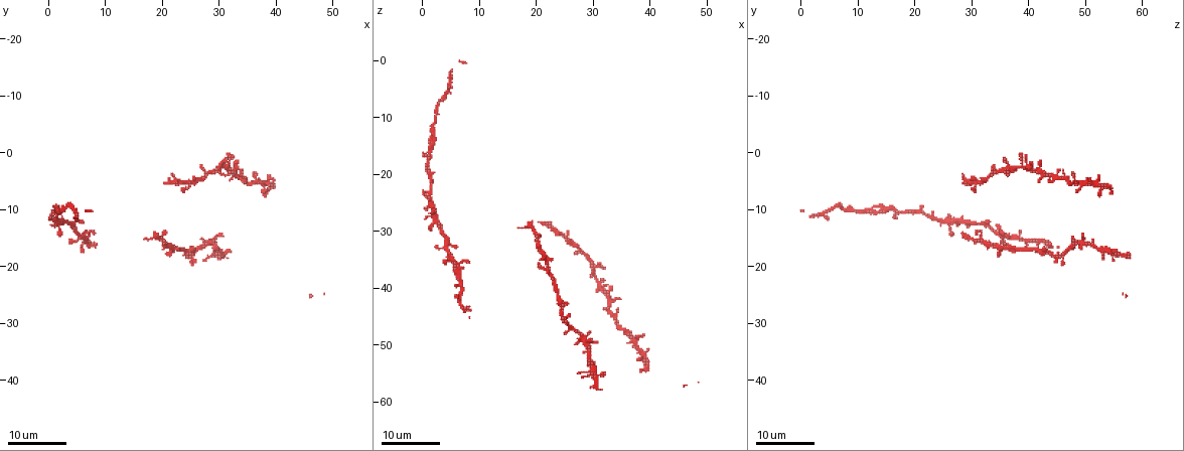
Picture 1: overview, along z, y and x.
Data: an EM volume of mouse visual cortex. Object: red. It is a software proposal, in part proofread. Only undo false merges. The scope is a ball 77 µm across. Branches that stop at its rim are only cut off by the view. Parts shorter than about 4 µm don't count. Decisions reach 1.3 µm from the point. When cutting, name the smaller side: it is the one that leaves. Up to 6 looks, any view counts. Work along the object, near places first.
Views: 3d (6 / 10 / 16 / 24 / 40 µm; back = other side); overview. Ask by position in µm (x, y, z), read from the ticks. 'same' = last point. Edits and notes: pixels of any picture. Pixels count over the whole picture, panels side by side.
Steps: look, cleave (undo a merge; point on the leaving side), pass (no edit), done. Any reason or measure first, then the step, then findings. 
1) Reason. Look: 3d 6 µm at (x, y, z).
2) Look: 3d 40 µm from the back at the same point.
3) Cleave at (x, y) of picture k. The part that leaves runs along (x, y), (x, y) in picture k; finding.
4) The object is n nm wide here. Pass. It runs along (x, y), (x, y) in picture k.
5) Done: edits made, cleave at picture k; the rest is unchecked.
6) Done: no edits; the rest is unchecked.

Four-way junction. Look: 3d 24 µm at (24.5, 18.0, 45.0).

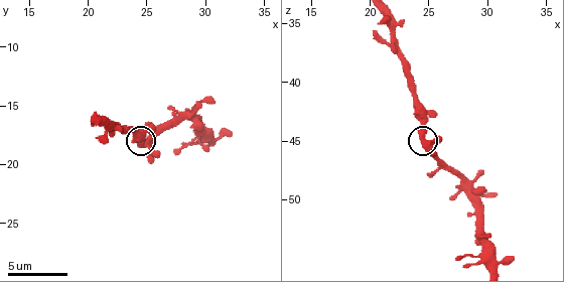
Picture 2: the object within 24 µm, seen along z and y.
Look: 3d 6 µm at (24.6, 18.2, 44.8).

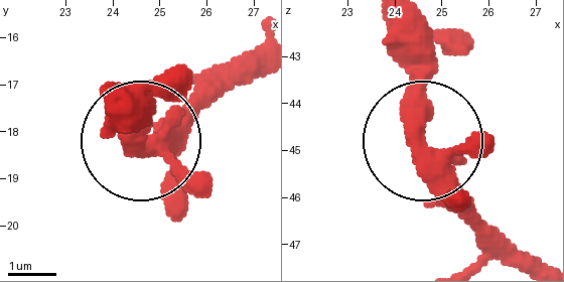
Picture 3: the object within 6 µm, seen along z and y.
Other side. Look: 3d 6 µm from the back at (24.55, 18.25, 44.80).

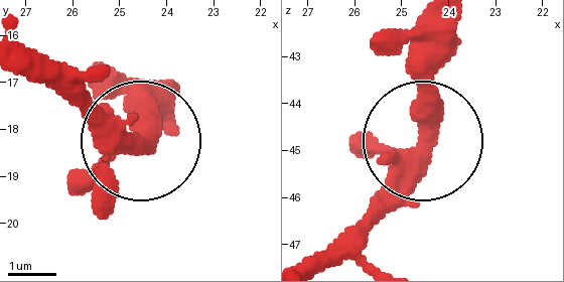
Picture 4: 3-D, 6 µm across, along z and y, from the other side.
The object is 380 nm wide here. Pass. All the same neuron.

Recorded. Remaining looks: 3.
Three-way junction. Look: 3d 24 µm at (20.0, 15.0, 31.5).

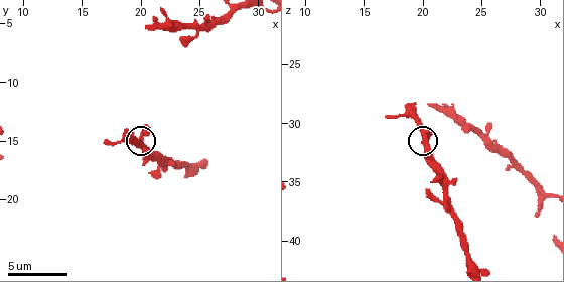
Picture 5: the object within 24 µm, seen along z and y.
Closer look. Look: 3d 10 µm at the same point.

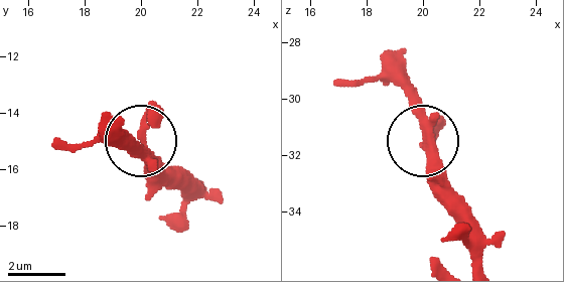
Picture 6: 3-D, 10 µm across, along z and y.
The side arm is 44 µm long; 3 arms meet here. Pass. All the same neuron.

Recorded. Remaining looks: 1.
Looks like a crossing. Look: 3d 10 µm at (25.2, 5.2, 31.0).

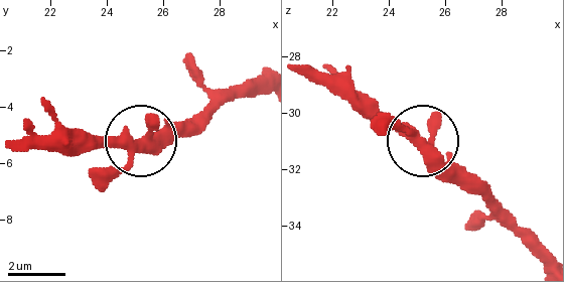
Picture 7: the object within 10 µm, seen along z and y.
The object is 390 nm wide here. Pass. All the same neuron.

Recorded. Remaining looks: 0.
Done: no edits; the rest is unchecked.

